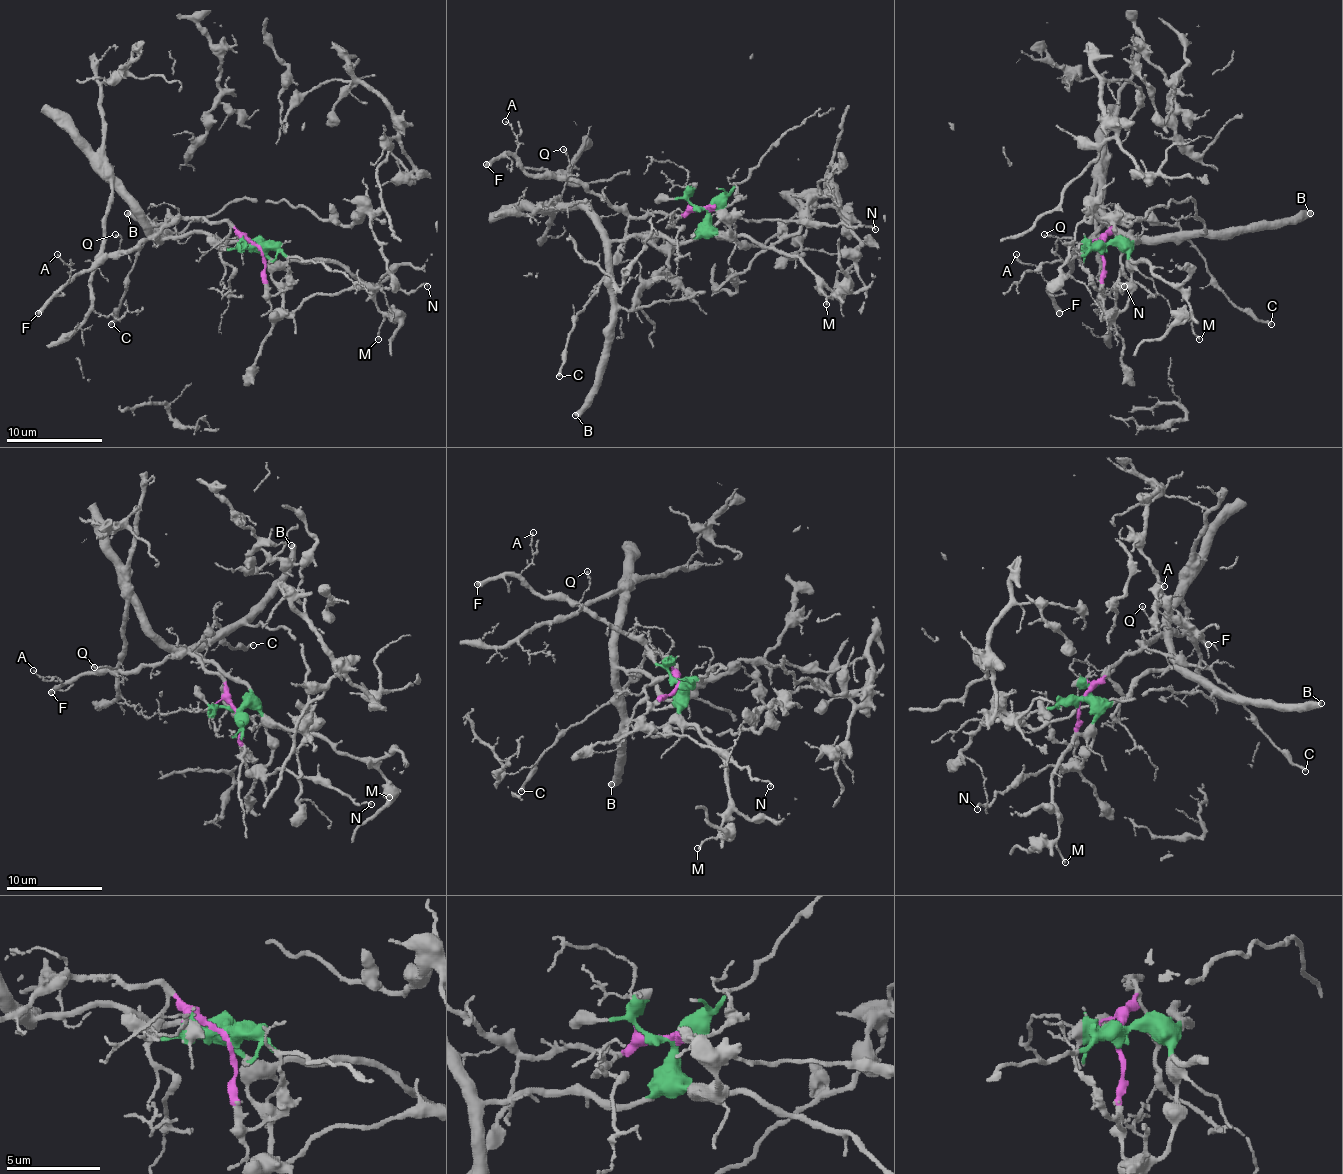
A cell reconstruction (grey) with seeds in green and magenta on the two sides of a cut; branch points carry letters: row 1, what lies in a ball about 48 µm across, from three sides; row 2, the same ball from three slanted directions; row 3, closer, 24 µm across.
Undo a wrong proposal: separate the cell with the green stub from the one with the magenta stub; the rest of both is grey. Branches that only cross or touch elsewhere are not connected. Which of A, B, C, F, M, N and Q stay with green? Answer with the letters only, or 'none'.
B, M, N

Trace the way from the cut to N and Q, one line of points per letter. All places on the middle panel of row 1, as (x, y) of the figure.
N: (707, 206), (707, 220), (717, 235), (729, 235), (733, 220), (743, 218), (847, 223), (876, 230)
Q: (707, 206), (690, 206), (680, 216), (625, 216), (567, 175), (570, 163), (562, 148)

